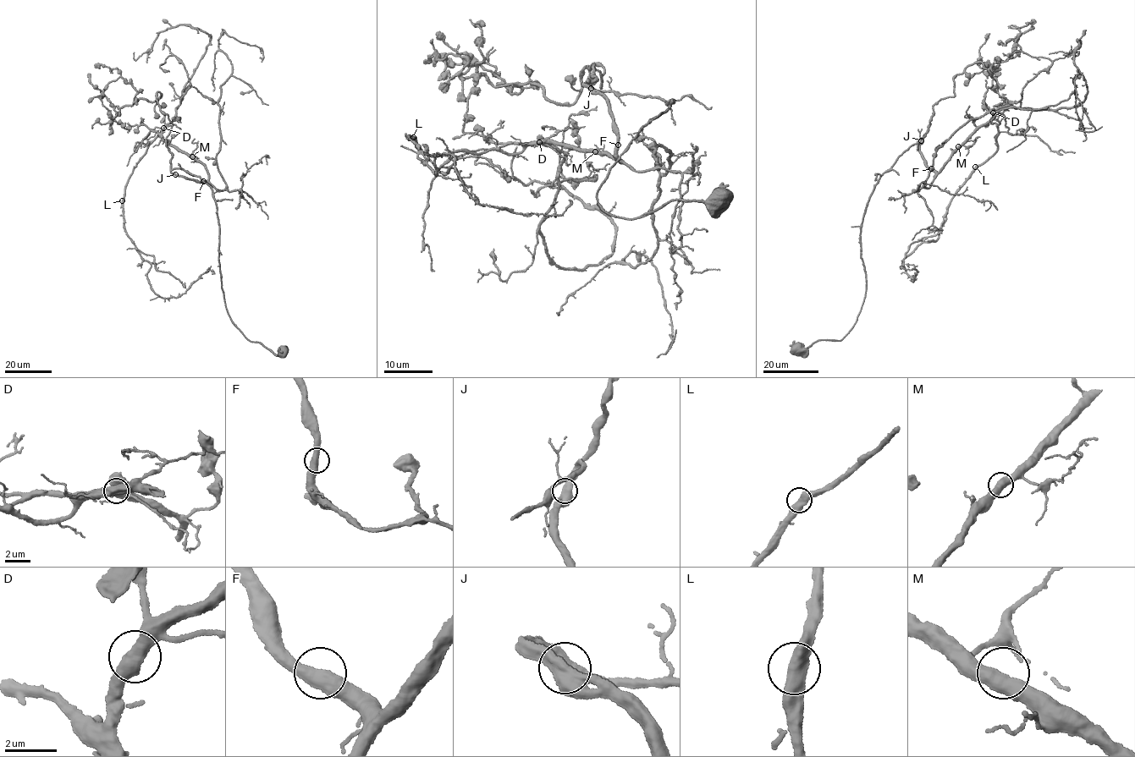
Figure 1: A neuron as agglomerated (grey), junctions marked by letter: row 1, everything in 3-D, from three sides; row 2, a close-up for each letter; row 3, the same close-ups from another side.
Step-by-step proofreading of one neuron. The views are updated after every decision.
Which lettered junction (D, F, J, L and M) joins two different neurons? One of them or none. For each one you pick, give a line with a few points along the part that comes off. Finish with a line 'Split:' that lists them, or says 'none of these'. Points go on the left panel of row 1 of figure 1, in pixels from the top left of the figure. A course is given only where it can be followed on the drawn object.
Split: none of these

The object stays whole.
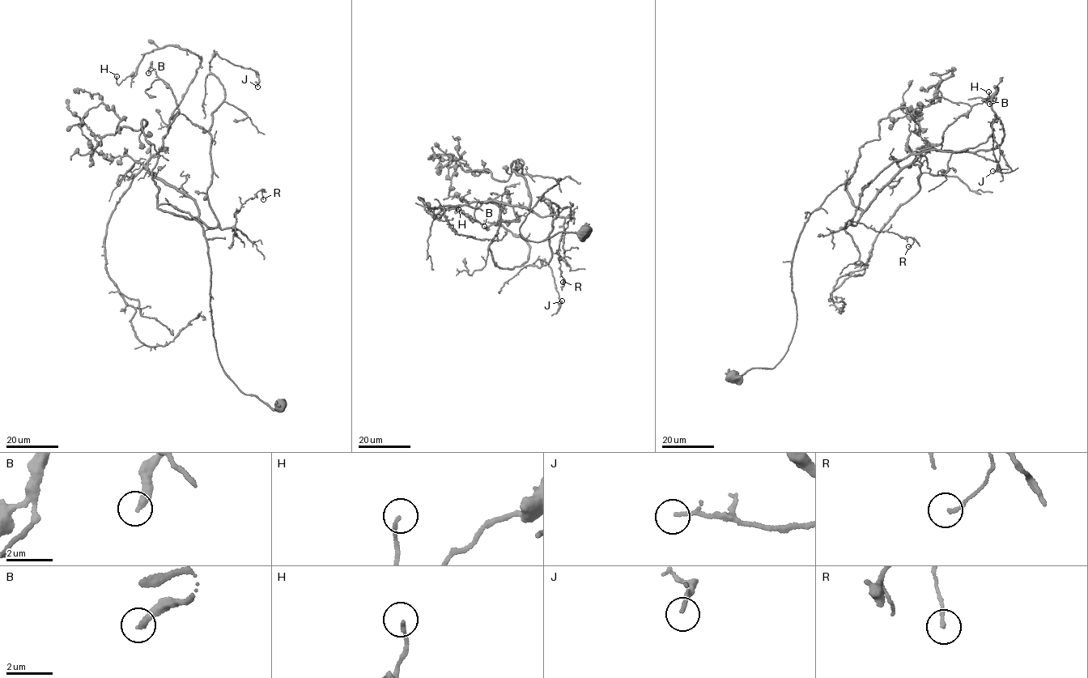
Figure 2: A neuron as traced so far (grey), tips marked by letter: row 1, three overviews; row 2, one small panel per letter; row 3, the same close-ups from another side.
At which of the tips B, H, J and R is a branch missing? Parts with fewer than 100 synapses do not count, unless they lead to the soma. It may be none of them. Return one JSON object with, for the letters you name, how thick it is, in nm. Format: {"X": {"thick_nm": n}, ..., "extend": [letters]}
{"extend": []}

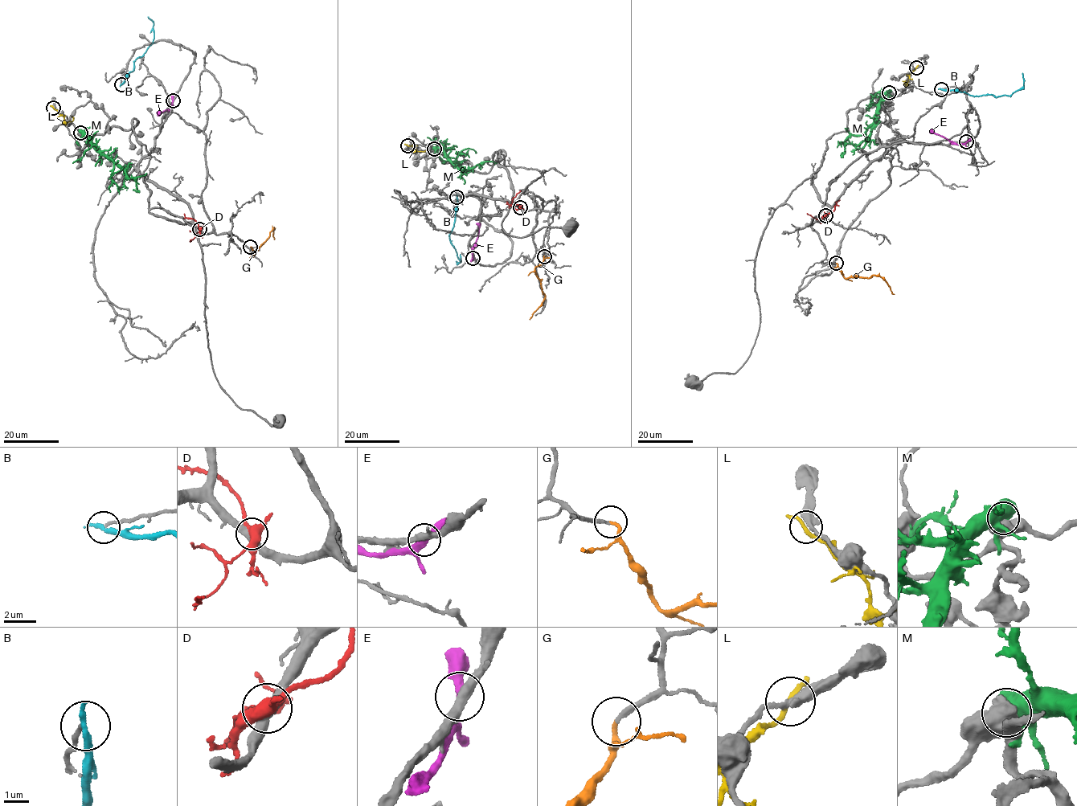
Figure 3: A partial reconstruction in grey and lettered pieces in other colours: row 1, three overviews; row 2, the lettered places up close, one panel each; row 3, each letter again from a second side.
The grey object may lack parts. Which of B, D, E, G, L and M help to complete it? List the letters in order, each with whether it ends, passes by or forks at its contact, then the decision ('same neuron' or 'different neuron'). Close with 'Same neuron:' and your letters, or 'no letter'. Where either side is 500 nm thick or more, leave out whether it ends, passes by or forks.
B: it ends | same neuron
D: it forks | different neuron
E: it passes by | different neuron
G: it ends | same neuron
L: it passes by | different neuron
M: different neuron
Same neuron: B, G

